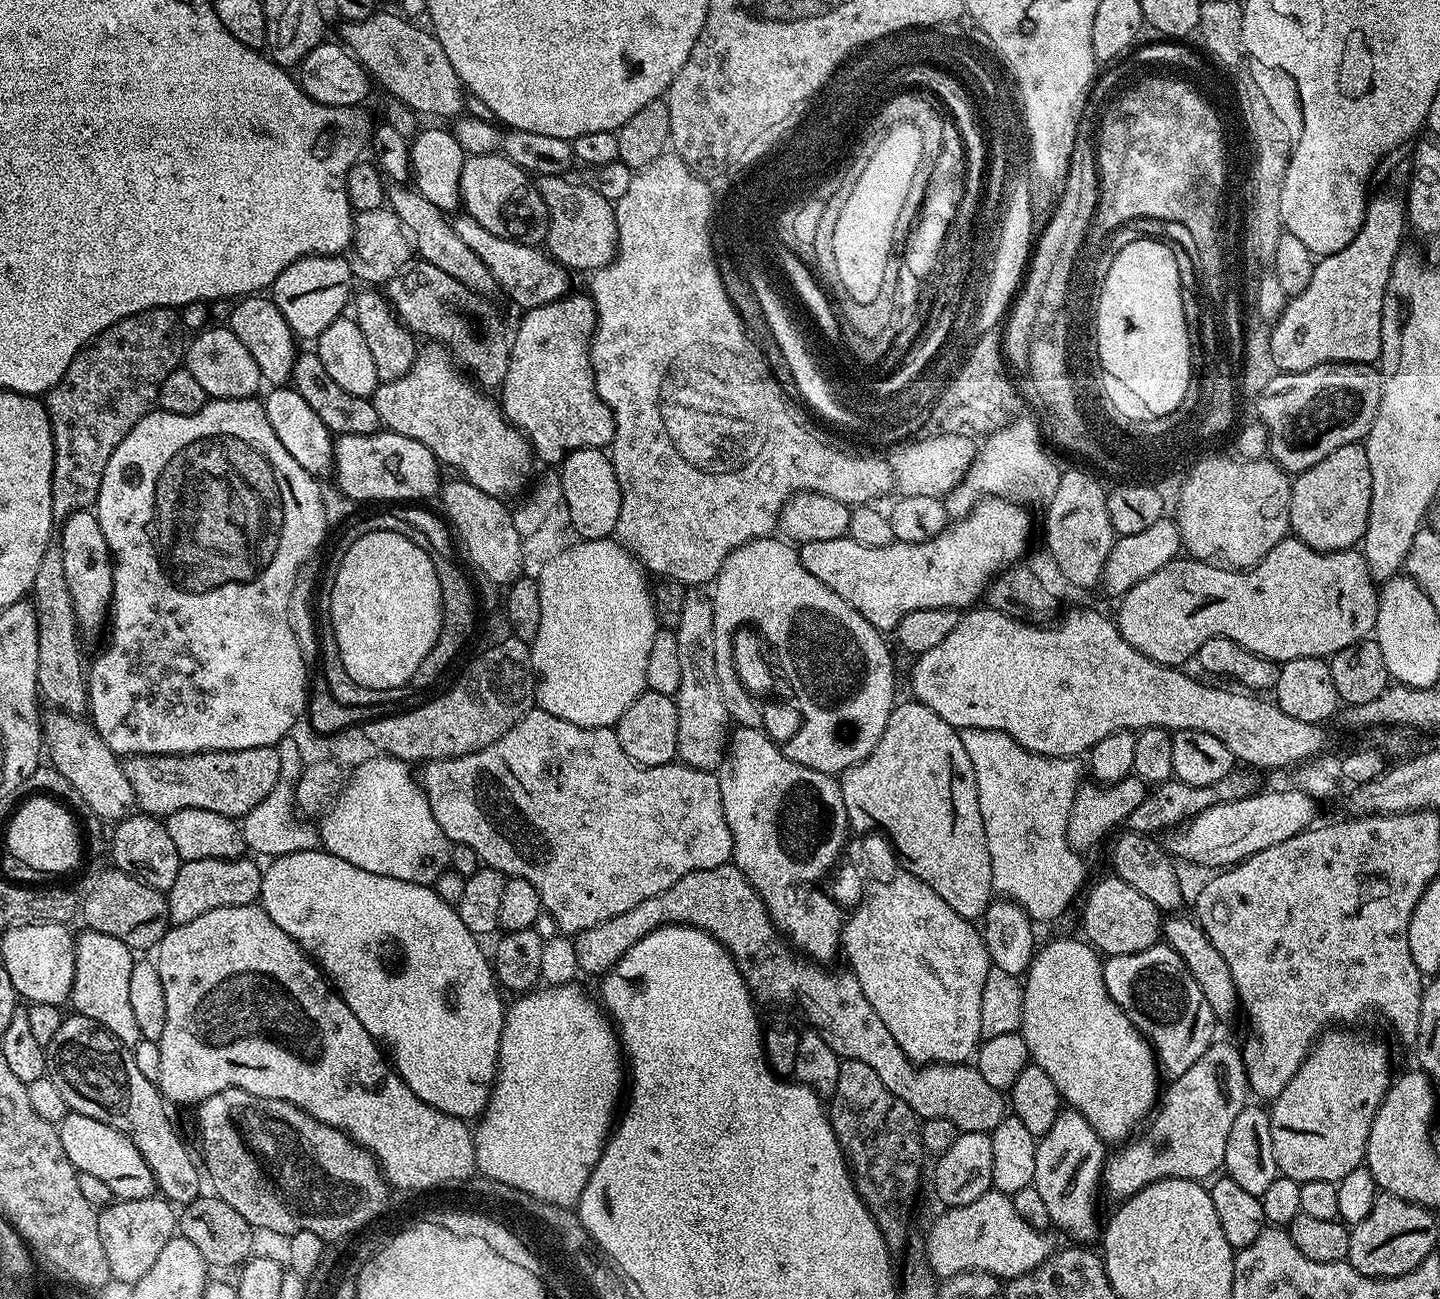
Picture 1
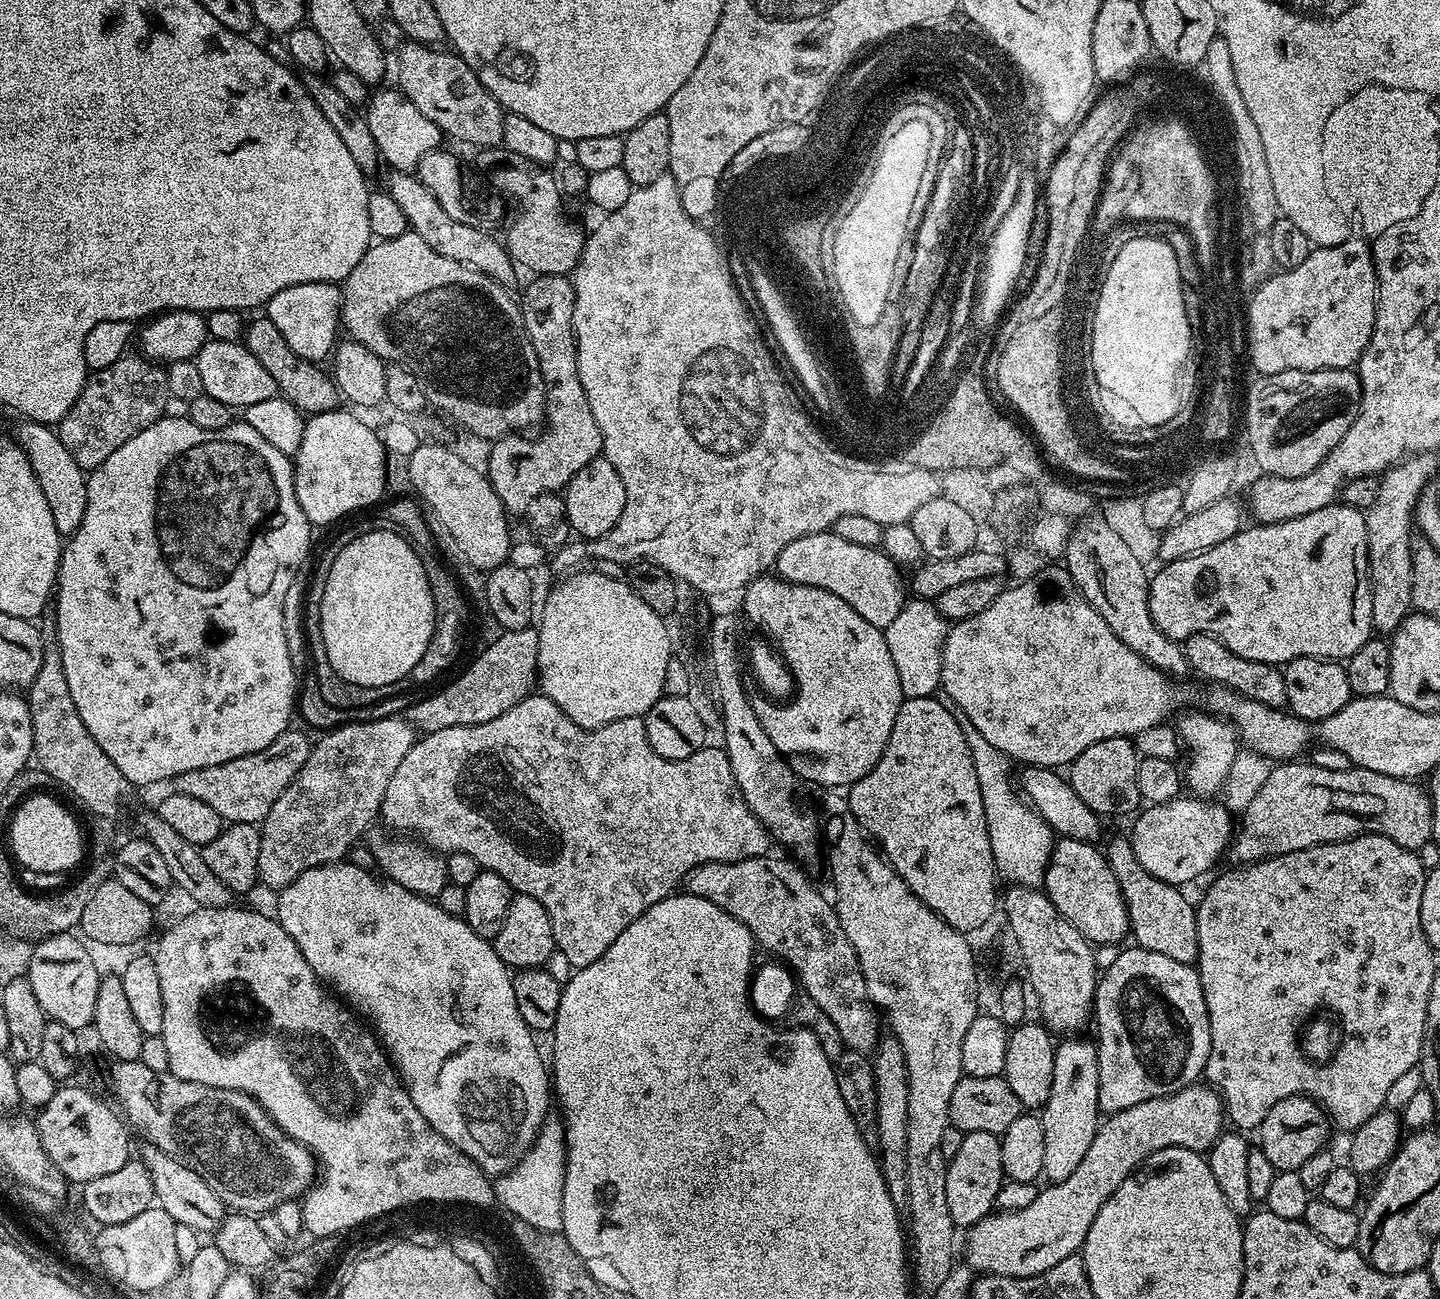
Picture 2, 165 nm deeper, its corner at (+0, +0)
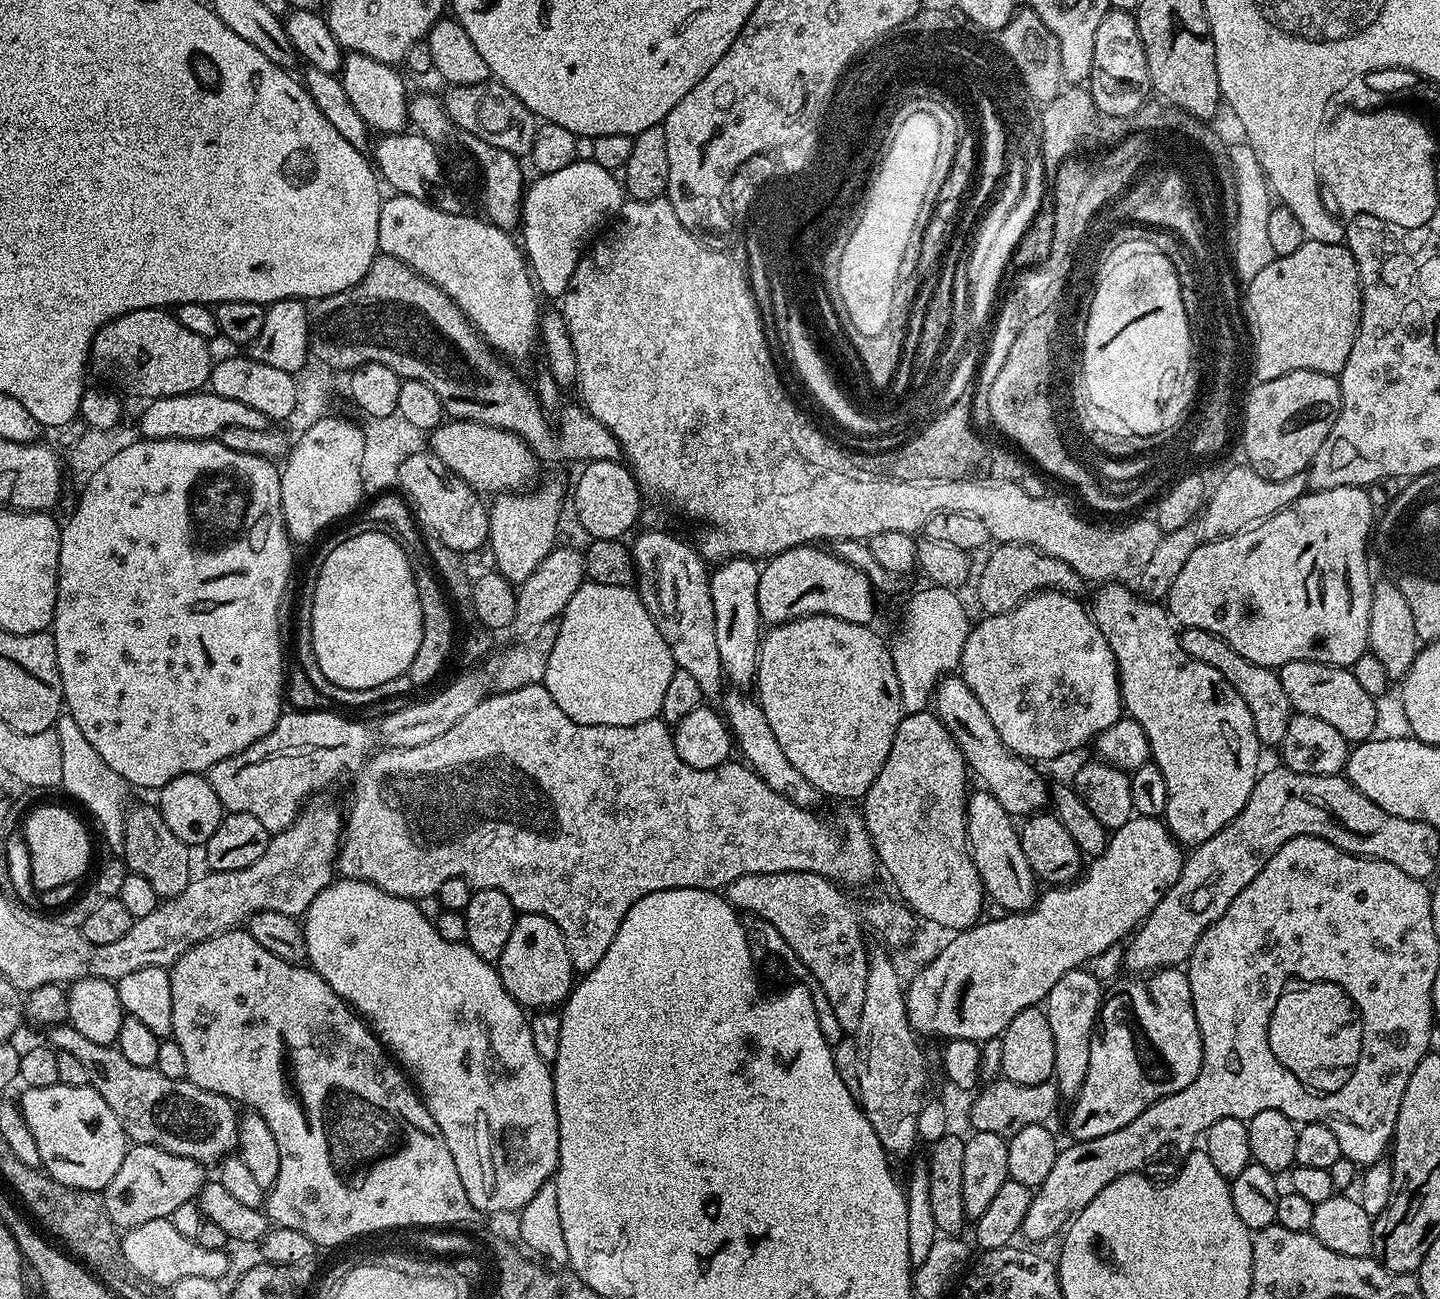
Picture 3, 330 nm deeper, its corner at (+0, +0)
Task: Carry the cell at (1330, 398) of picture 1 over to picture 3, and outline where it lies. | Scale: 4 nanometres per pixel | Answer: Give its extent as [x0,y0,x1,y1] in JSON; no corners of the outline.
[1242,370,1344,480]

